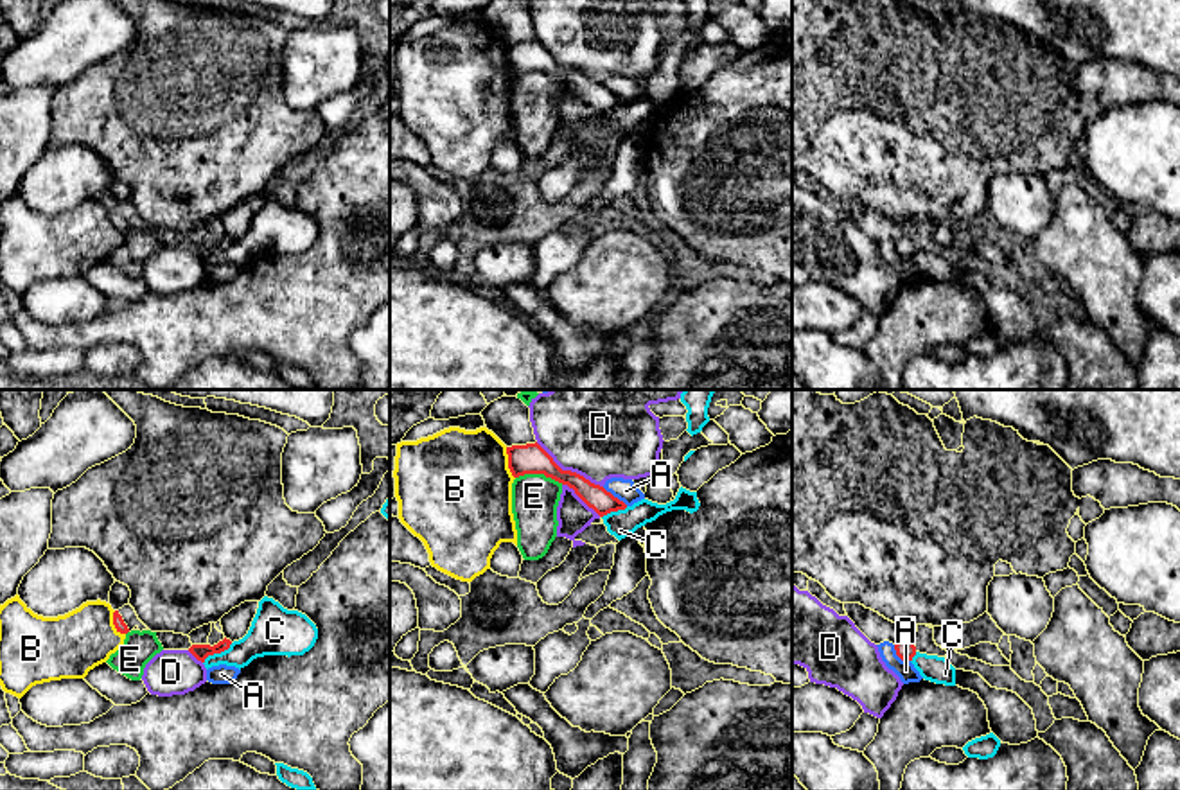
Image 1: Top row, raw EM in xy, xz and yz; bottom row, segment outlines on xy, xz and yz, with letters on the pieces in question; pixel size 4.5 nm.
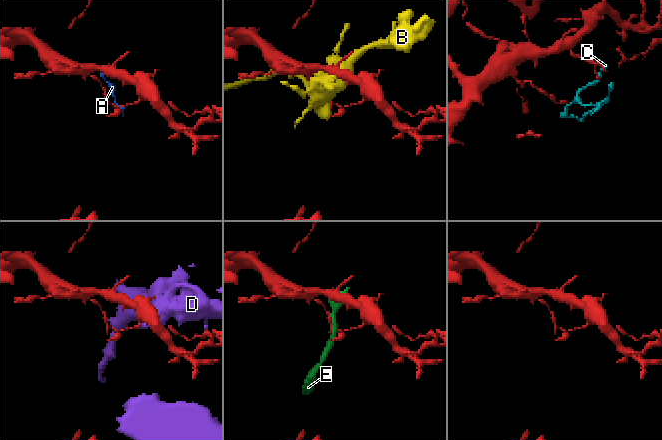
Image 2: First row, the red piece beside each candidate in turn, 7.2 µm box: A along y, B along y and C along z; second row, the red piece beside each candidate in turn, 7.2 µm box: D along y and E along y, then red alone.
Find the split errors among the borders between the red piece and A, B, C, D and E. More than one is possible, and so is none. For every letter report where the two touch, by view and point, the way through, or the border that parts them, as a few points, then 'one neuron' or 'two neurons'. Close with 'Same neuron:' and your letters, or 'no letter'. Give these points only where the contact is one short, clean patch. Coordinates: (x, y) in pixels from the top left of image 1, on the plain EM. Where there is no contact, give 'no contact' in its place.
A: xz (613, 94) | along xz (602, 85), (627, 103) | two neurons
B: xz (509, 61) | two neurons
C: xy (216, 250) | along xy (232, 241), (211, 252), (203, 261) | two neurons
D: xz (570, 69) | two neurons
E: xz (539, 70) | two neurons
Same neuron: no letter

